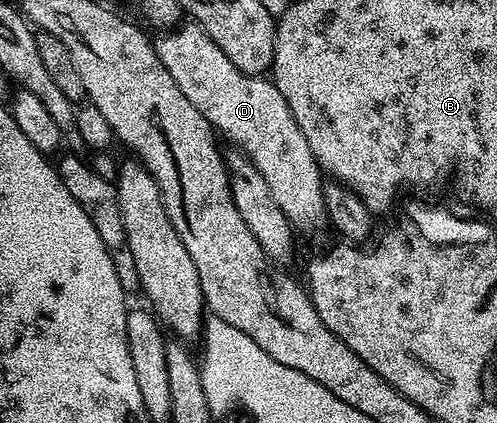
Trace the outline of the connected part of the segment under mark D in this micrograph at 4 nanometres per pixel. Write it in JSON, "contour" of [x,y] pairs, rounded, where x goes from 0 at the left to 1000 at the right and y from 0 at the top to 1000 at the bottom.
{"contour":[[[364,57],[350,69],[322,83],[324,92],[308,99],[312,123],[344,170],[344,189],[360,199],[360,217],[400,255],[404,272],[421,286],[423,298],[447,329],[463,326],[471,348],[493,357],[499,374],[521,397],[529,426],[537,426],[537,444],[545,444],[545,463],[553,463],[553,482],[569,492],[569,511],[600,546],[656,541],[658,508],[654,504],[654,466],[650,463],[650,404],[640,392],[626,350],[618,350],[618,329],[610,312],[602,312],[602,293],[594,293],[594,274],[586,274],[586,255],[577,255],[577,236],[553,208],[553,199],[539,182],[515,175],[491,175],[449,132],[449,113],[416,85],[394,57]]]}

